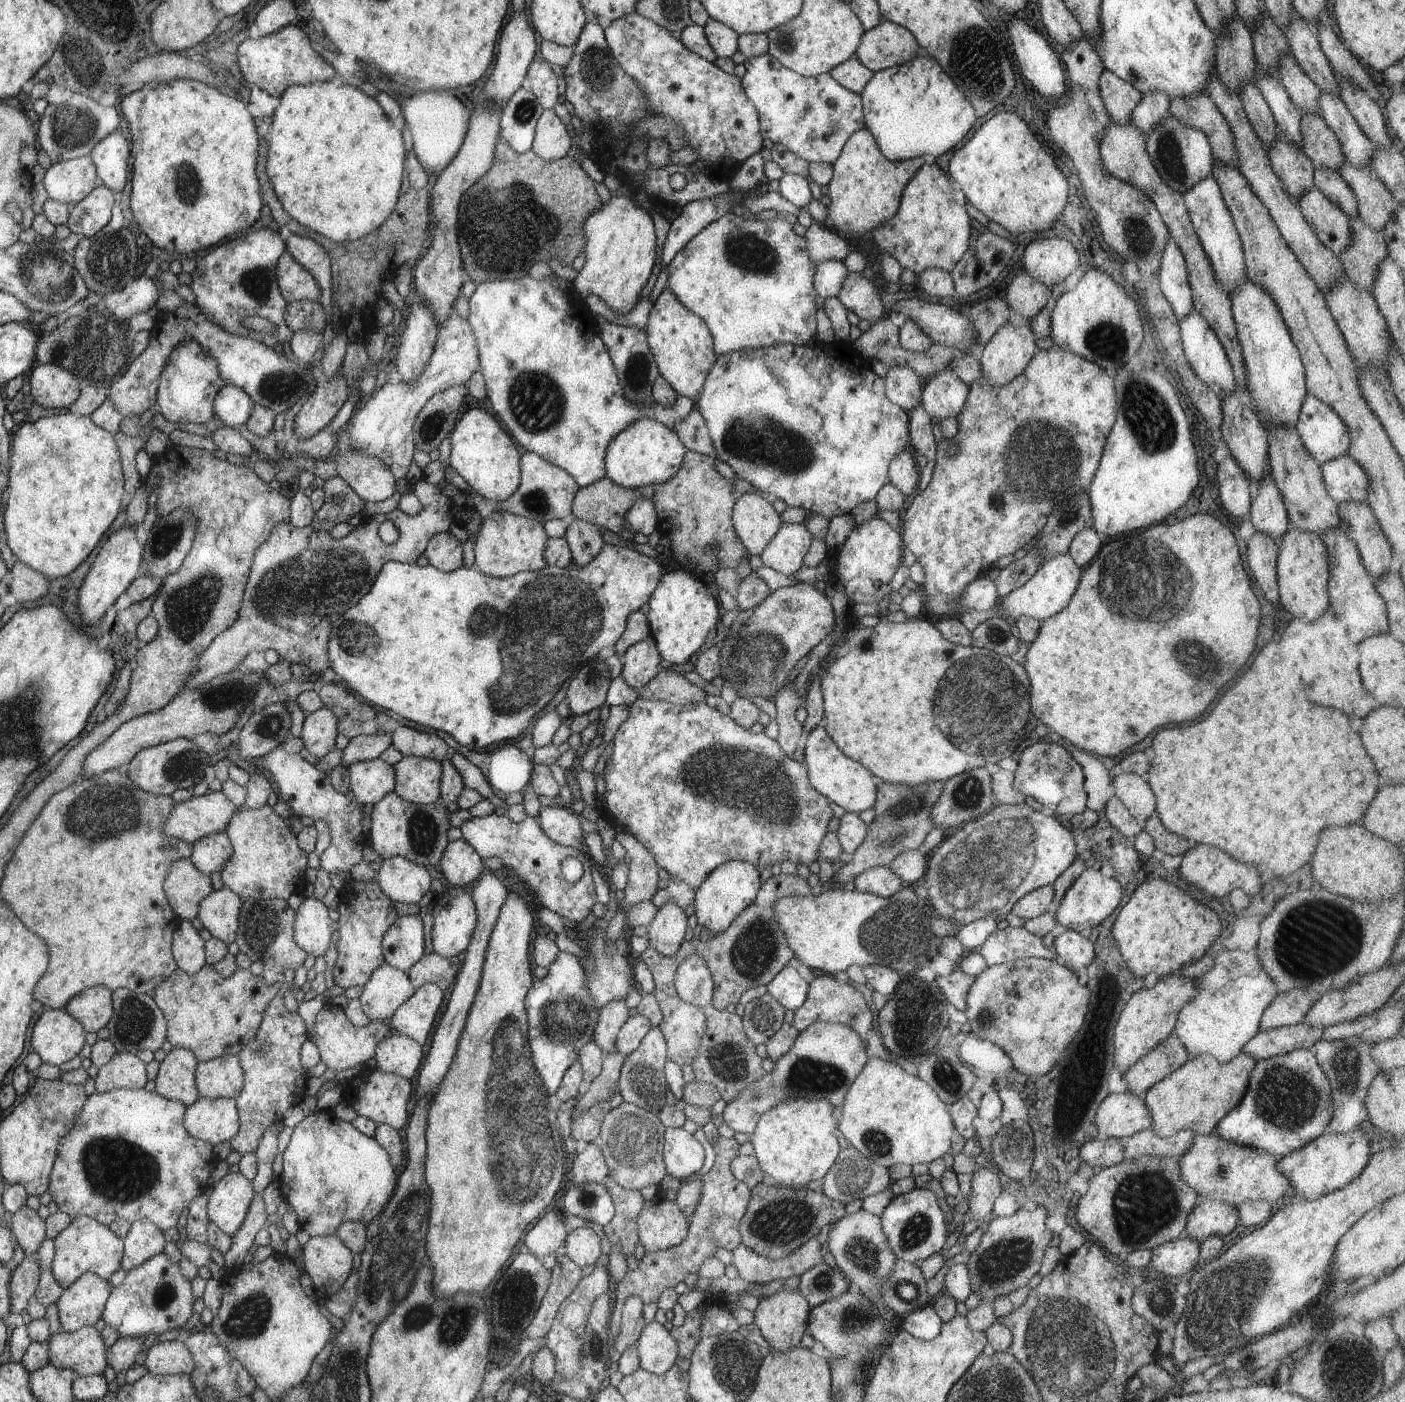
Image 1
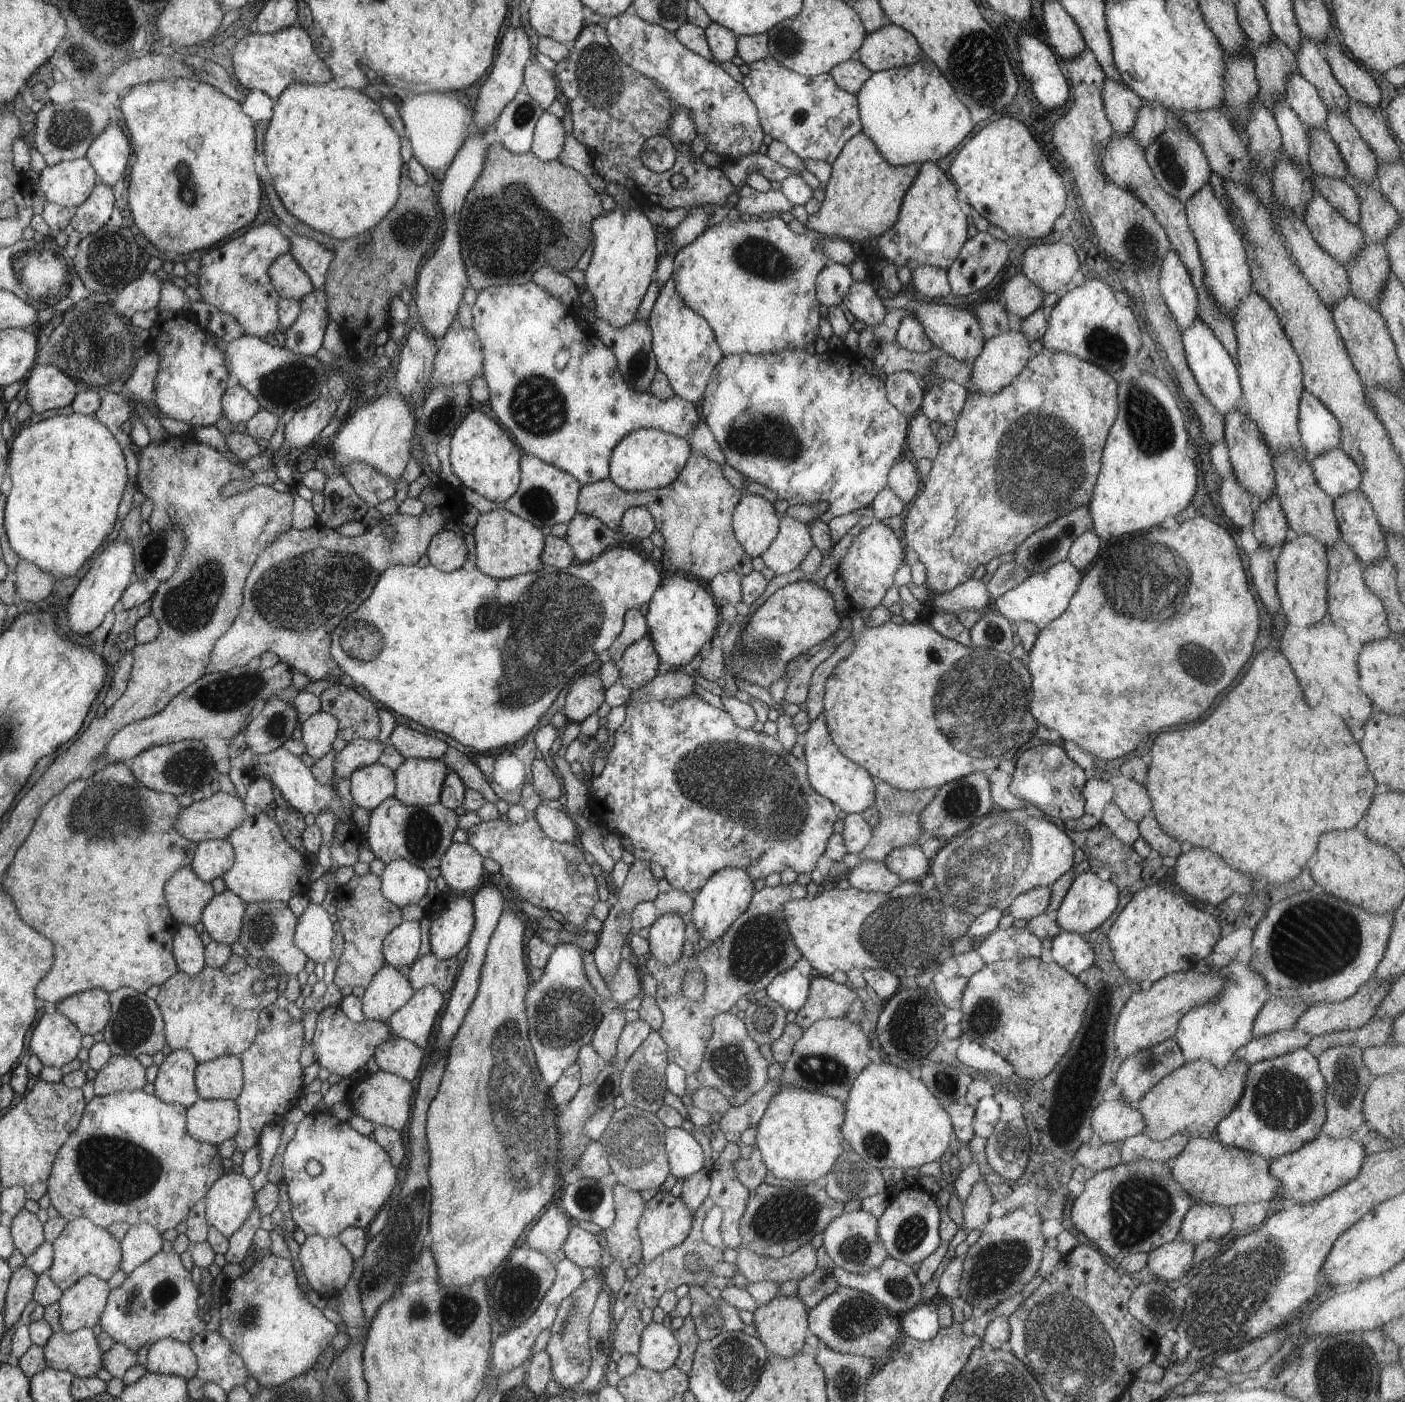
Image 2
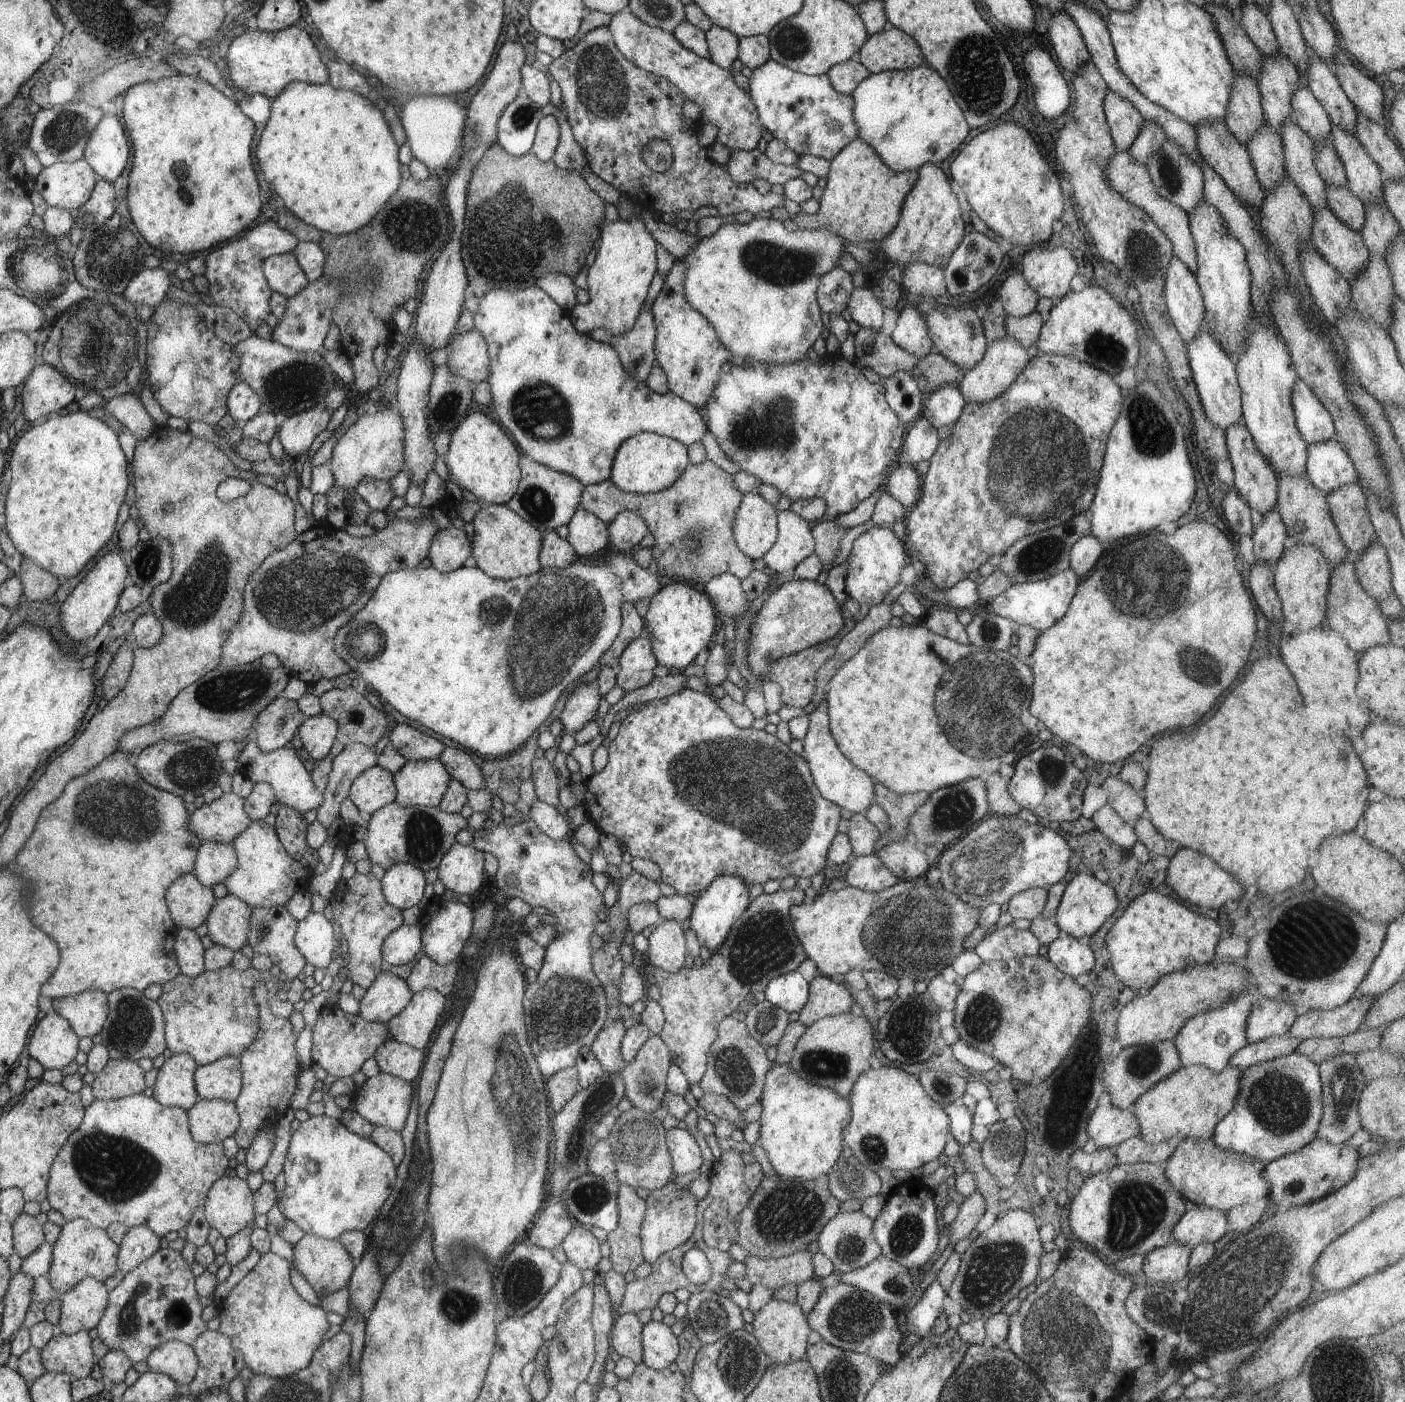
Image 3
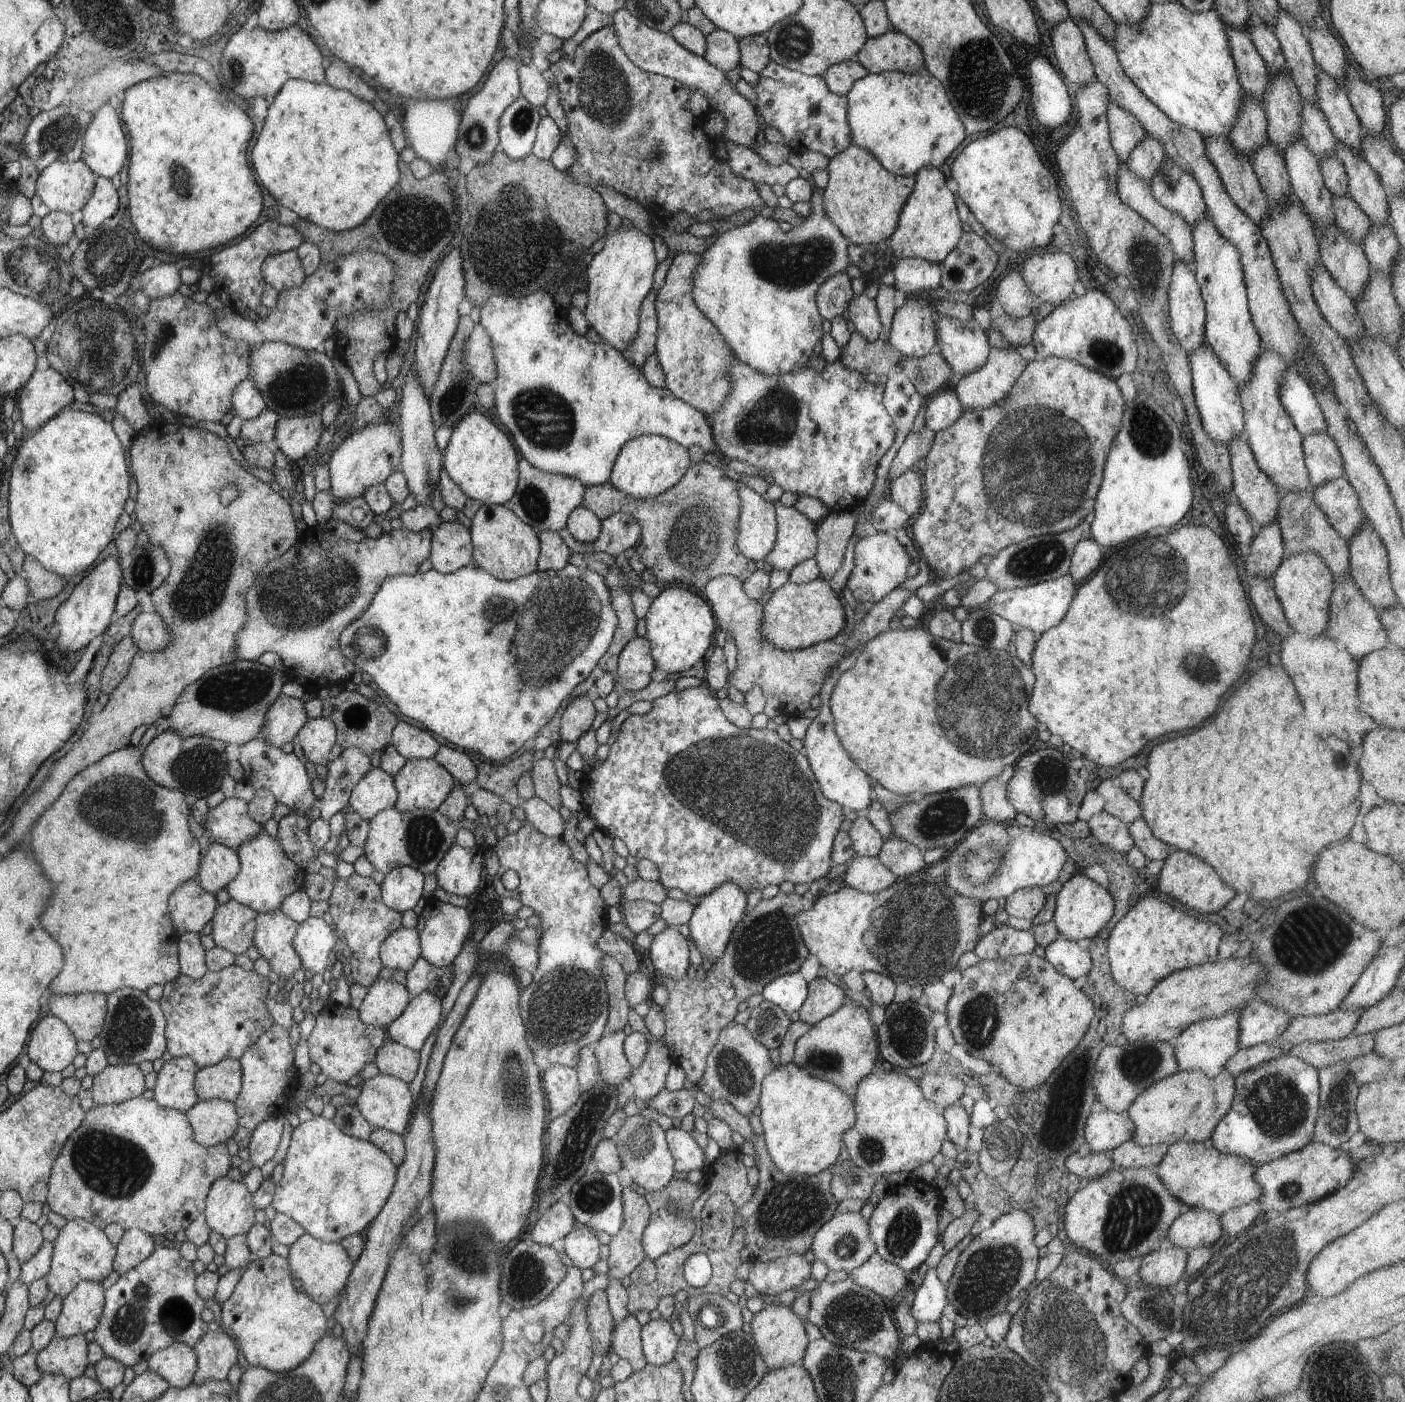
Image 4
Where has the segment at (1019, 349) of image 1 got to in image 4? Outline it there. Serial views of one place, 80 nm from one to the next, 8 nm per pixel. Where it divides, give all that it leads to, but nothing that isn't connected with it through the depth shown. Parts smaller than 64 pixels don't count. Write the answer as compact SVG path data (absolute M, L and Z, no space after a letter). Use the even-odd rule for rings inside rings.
M1014 346L991 349L986 364L982 368L978 368L976 372L971 374L966 374L964 378L956 379L954 383L953 390L962 404L963 411L982 410L982 408L990 408L996 402L1000 402L1012 390L1016 380L1024 372L1026 366L1027 361L1020 356L1020 353Z

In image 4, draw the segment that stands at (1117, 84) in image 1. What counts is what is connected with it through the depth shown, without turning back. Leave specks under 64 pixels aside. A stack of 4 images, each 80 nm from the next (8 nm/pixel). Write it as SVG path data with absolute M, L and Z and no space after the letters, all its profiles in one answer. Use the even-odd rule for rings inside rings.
M1109 102L1107 120L1112 147L1119 161L1125 164L1130 157L1130 152L1146 138L1146 130L1130 112L1122 110L1112 102Z

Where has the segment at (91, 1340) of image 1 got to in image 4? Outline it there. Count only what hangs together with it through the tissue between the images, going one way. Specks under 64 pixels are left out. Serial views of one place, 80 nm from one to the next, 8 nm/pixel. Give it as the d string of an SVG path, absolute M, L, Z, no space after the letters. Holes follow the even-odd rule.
M82 1334L69 1338L55 1337L36 1355L36 1363L43 1374L61 1375L68 1380L83 1376L88 1362L86 1338Z

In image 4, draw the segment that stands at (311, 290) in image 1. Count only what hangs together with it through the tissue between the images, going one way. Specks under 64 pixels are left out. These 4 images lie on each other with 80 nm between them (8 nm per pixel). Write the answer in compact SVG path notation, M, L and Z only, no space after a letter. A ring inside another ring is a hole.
M295 251L270 256L263 267L265 281L278 293L302 285L307 274Z

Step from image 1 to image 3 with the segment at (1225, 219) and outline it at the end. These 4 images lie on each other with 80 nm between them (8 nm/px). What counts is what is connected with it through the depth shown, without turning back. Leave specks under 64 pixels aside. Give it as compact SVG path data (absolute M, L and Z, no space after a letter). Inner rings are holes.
M1204 198L1188 214L1188 222L1196 246L1198 272L1195 276L1205 307L1203 328L1207 329L1214 336L1214 340L1220 342L1222 350L1226 350L1226 354L1237 362L1252 308L1252 276L1246 261L1246 250L1230 234L1222 214Z

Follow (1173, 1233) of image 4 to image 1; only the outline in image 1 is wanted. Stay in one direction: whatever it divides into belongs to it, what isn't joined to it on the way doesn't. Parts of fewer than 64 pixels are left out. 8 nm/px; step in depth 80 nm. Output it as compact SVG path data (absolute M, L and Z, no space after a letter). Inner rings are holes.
M1201 1198L1188 1216L1185 1232L1198 1243L1214 1236L1225 1237L1239 1225L1237 1208L1226 1202L1217 1202Z

